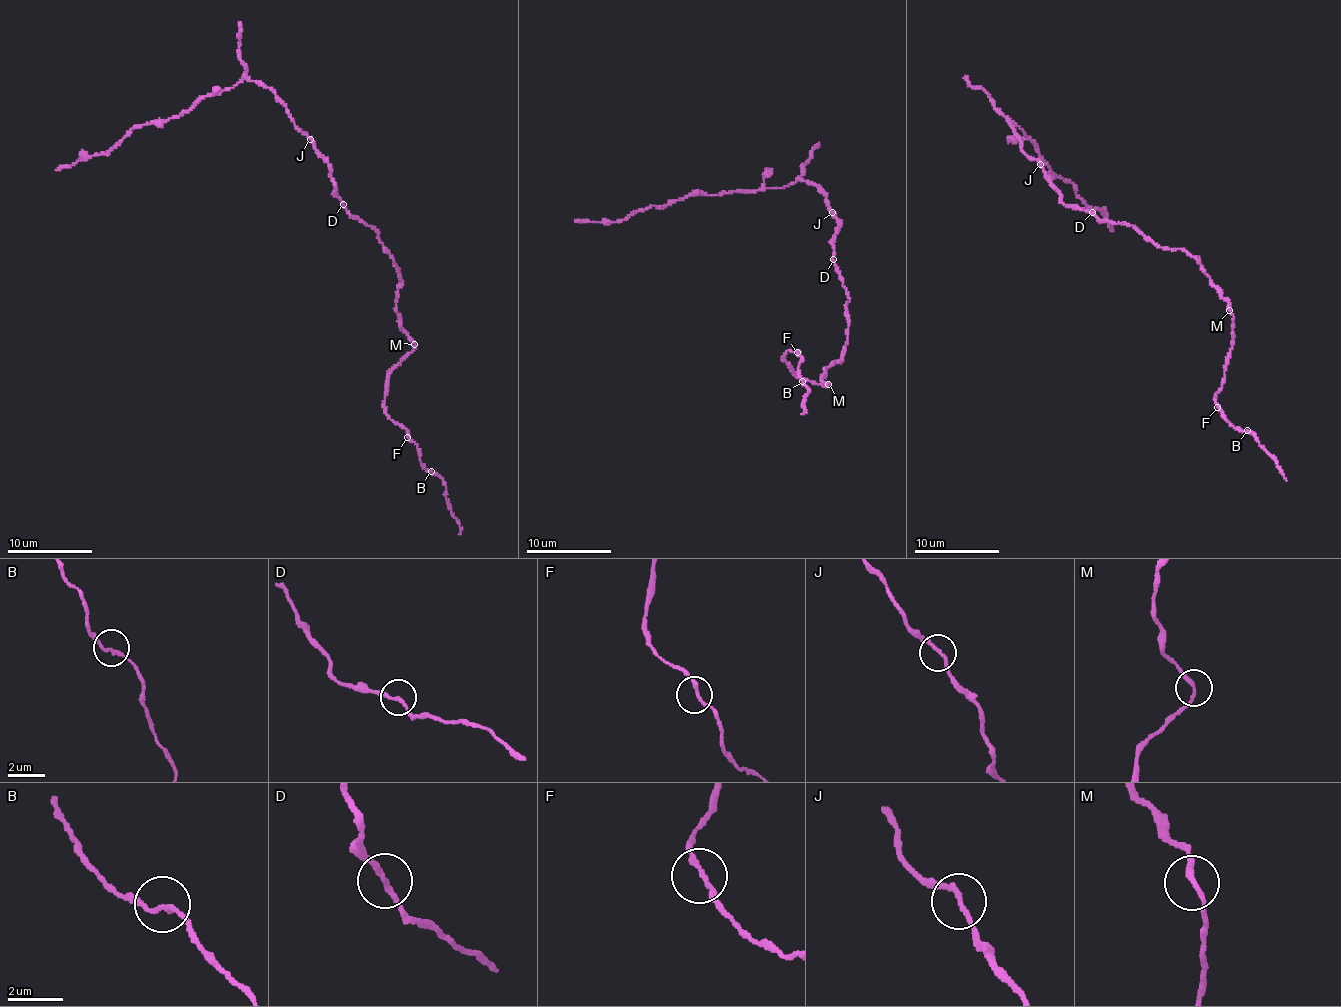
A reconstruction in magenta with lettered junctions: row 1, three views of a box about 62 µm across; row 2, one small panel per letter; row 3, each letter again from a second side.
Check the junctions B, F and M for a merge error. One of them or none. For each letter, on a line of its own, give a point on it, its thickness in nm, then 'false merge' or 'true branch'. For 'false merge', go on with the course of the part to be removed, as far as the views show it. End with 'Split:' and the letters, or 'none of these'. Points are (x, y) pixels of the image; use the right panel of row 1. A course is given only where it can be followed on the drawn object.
B: place (1247, 430); calibre 170 nm; true branch
F: place (1217, 407); calibre 180 nm; true branch
M: place (1229, 310); calibre 180 nm; true branch
Split: none of these

